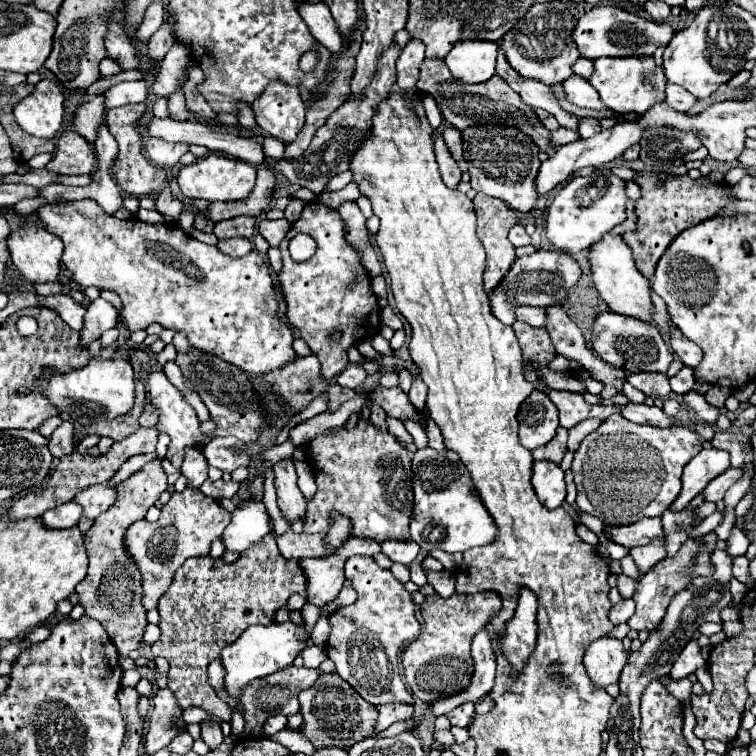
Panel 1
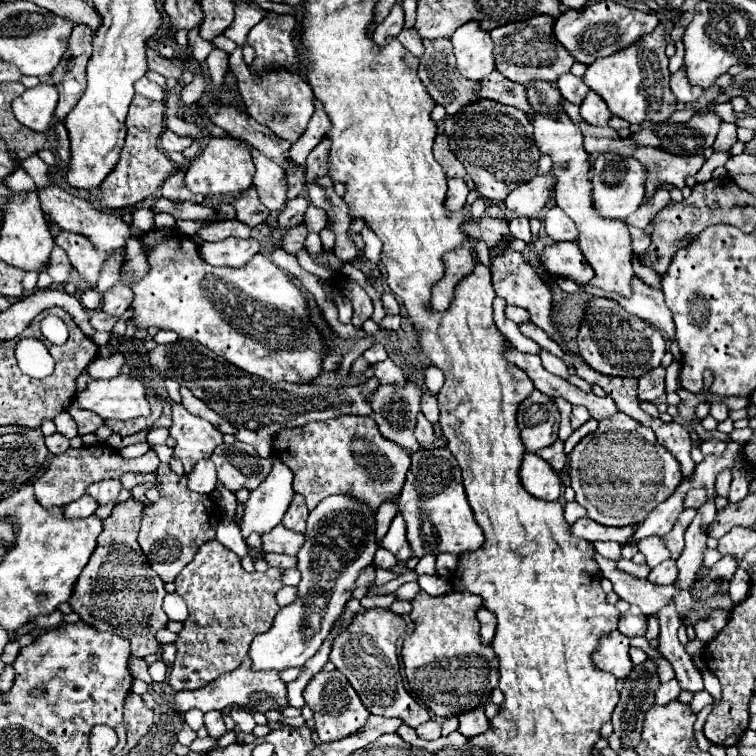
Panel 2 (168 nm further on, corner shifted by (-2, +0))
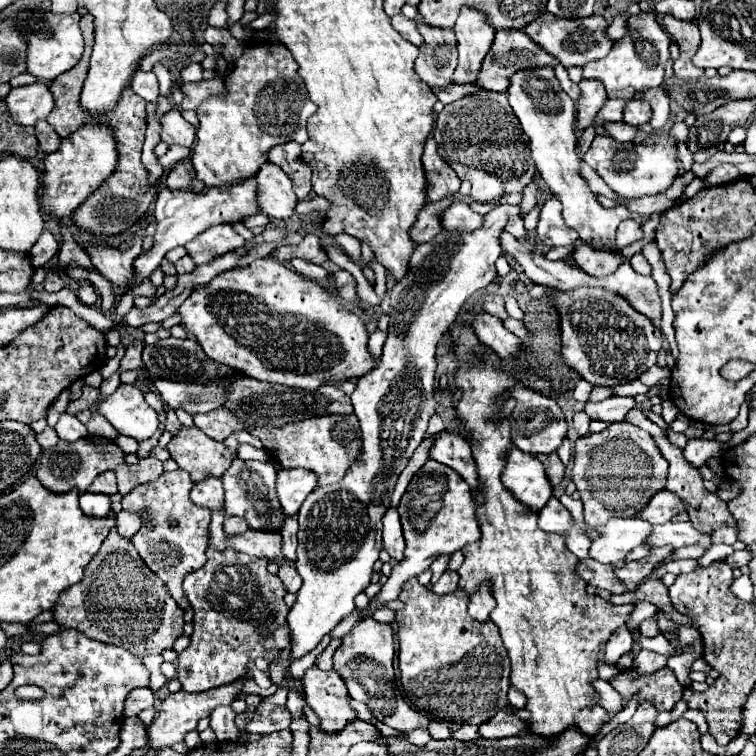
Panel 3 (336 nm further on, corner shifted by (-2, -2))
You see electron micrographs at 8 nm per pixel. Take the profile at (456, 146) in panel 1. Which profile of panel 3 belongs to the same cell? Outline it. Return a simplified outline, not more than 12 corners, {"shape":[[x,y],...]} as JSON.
{"shape":[[426,141],[422,163],[428,201],[458,193],[462,181]]}

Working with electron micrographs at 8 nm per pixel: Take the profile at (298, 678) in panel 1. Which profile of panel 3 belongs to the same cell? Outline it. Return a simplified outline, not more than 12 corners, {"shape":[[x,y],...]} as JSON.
{"shape":[[252,671],[232,685],[196,695],[170,693],[148,725],[148,745],[182,741],[216,705],[242,697]]}

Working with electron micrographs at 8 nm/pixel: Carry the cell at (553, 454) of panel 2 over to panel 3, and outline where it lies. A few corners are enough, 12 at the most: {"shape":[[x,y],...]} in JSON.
{"shape":[[556,453],[538,457],[552,485],[564,479],[564,463]]}

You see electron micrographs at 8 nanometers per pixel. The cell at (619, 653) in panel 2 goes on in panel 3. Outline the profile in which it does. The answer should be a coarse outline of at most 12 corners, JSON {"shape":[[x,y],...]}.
{"shape":[[622,625],[612,633],[604,653],[606,663],[616,665],[630,651],[632,633]]}

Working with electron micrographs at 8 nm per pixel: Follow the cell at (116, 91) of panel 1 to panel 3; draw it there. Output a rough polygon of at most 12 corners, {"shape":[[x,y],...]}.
{"shape":[[138,71],[132,89],[146,101],[158,99],[154,73]]}

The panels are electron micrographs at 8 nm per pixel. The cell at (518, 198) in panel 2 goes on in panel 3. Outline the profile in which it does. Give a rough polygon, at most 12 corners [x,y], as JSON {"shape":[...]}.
{"shape":[[442,231],[390,289],[352,393],[364,453],[298,513],[288,663],[356,609],[436,411],[436,343],[494,281],[498,235]]}

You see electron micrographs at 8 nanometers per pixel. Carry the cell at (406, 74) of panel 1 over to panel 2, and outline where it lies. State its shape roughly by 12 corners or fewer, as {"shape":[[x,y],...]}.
{"shape":[[414,27],[402,29],[396,37],[412,55],[424,51],[422,39]]}

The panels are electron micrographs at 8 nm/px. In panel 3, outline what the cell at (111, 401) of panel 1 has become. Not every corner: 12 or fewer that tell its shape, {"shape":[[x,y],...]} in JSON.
{"shape":[[138,385],[120,387],[98,403],[120,435],[152,437],[158,415]]}

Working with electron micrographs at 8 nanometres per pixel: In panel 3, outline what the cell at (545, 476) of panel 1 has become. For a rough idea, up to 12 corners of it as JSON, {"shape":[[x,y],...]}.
{"shape":[[512,449],[502,483],[530,509],[552,497],[542,463]]}

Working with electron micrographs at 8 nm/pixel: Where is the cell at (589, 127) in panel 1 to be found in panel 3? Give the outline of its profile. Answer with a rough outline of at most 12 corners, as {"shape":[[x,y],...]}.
{"shape":[[582,79],[578,131],[590,127],[608,101],[600,81]]}

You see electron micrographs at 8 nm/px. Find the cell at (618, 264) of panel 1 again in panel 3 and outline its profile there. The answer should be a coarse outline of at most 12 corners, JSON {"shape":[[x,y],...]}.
{"shape":[[550,67],[512,75],[508,101],[564,221],[618,251],[628,207],[580,175],[576,105]]}

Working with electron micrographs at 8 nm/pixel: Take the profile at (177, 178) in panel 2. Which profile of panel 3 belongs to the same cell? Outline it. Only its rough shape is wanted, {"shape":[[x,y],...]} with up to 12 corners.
{"shape":[[190,159],[166,177],[168,189],[202,191]]}

